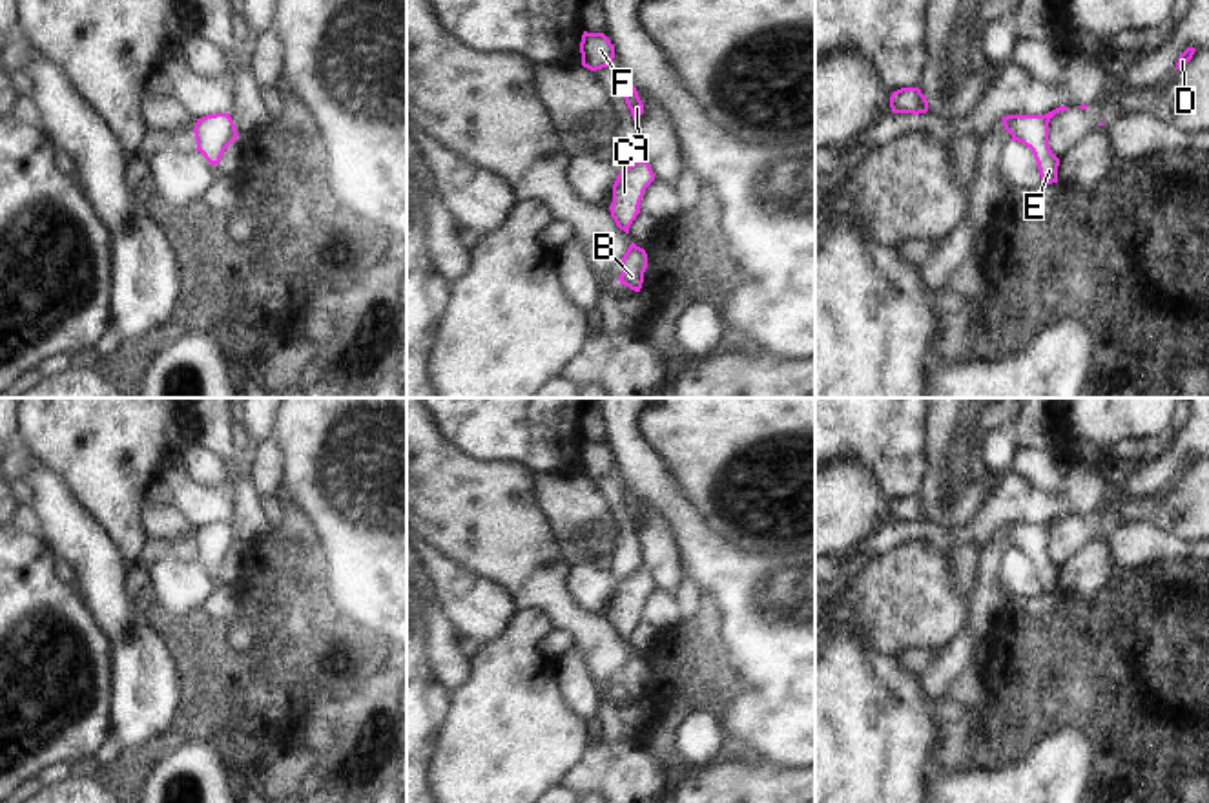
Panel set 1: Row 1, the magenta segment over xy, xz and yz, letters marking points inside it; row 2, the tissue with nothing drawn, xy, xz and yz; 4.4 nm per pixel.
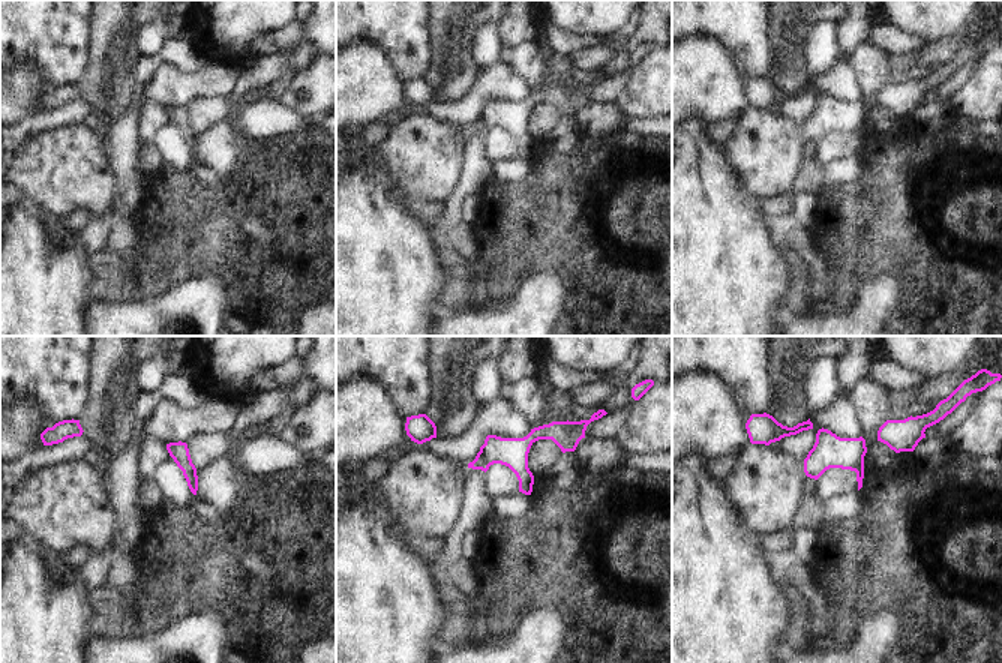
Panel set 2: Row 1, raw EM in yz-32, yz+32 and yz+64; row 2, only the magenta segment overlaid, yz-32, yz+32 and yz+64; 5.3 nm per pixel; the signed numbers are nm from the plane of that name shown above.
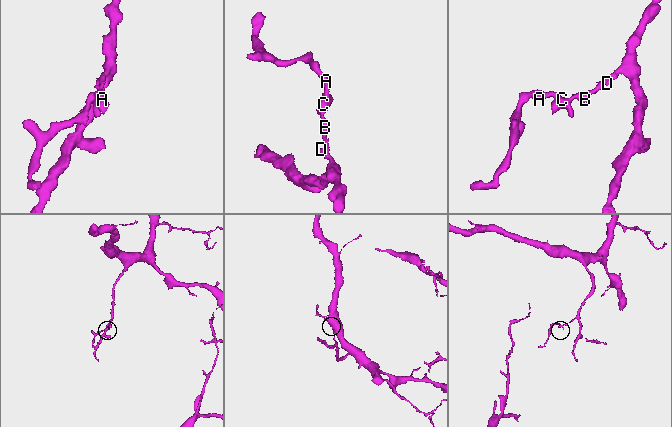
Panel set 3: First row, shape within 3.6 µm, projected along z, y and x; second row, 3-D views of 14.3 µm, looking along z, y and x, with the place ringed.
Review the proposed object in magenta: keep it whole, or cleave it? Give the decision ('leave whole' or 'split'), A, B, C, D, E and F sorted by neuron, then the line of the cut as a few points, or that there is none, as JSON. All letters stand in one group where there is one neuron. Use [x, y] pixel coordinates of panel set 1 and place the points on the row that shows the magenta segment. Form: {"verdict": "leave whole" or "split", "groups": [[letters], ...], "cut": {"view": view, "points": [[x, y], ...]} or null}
{"verdict": "leave whole", "groups": [["A", "B", "C", "D", "E", "F"]], "cut": null}

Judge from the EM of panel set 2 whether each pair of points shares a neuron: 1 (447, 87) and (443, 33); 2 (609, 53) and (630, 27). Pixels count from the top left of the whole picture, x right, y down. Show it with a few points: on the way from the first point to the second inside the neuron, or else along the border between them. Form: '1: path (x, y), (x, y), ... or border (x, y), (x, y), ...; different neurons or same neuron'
1: path (447, 74), (447, 47); same neuron
2: path (612, 47), (626, 33); same neuron

